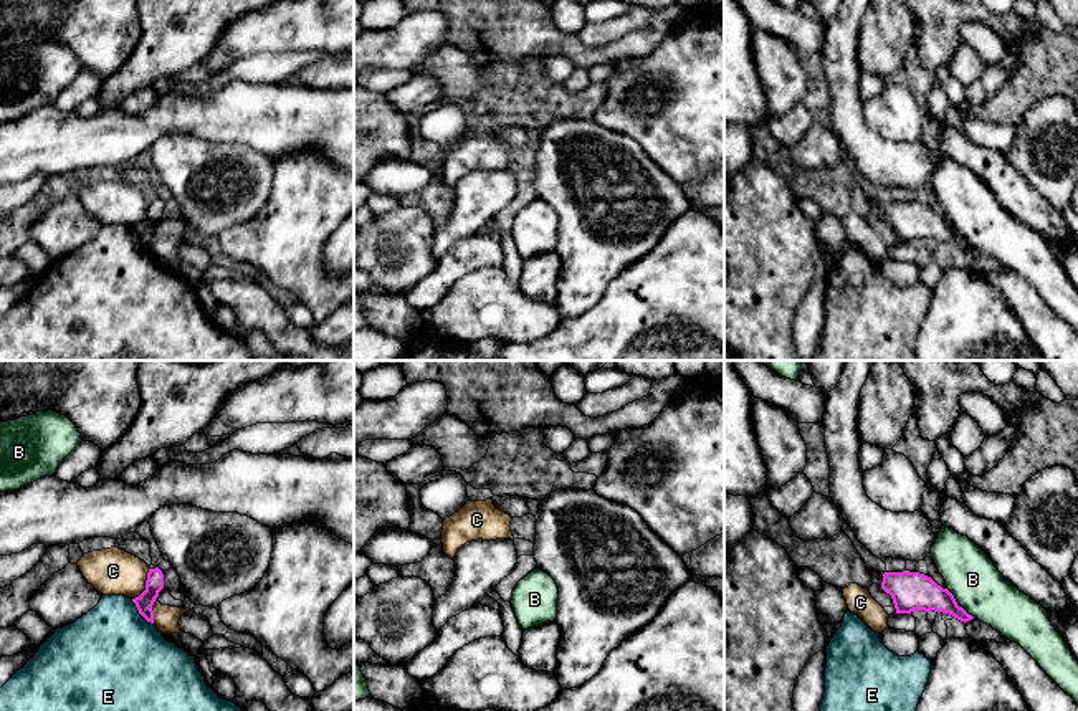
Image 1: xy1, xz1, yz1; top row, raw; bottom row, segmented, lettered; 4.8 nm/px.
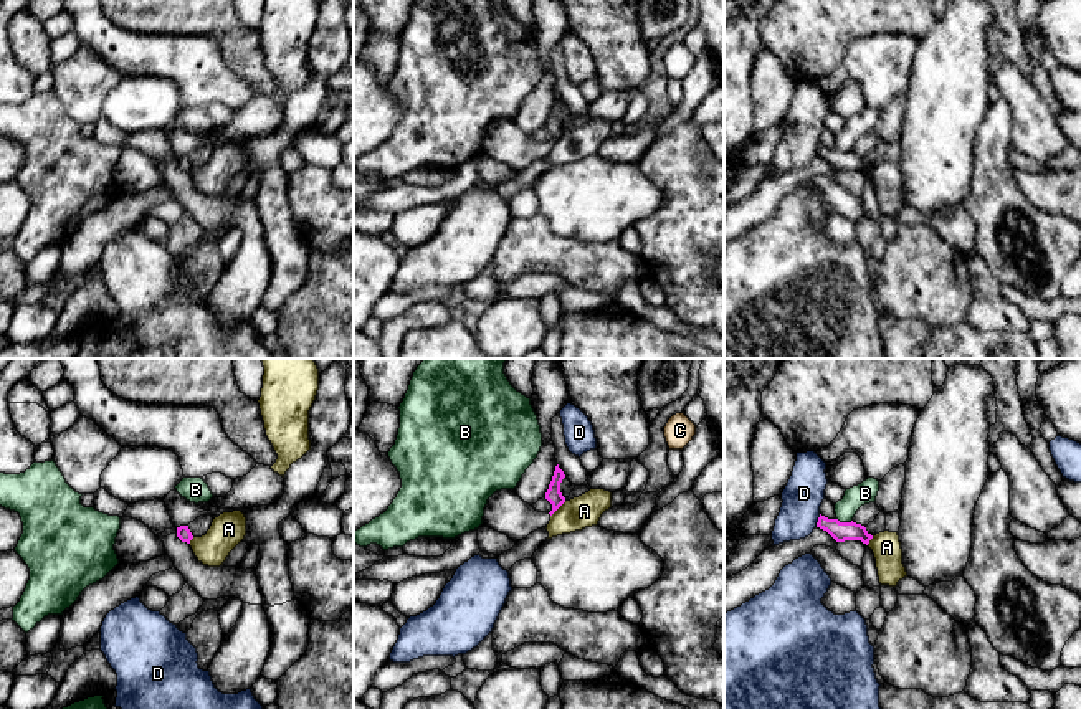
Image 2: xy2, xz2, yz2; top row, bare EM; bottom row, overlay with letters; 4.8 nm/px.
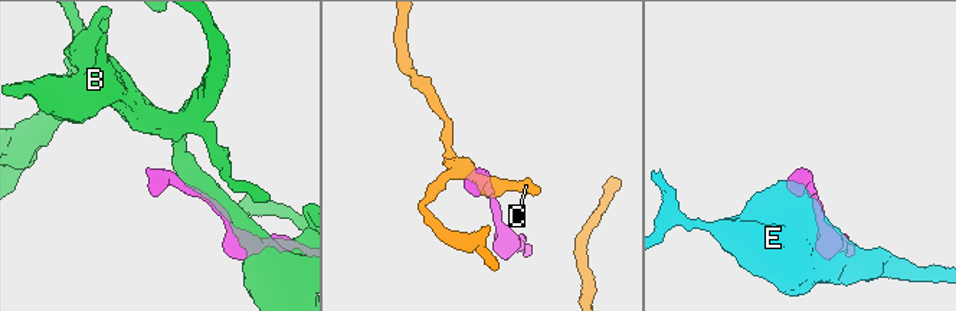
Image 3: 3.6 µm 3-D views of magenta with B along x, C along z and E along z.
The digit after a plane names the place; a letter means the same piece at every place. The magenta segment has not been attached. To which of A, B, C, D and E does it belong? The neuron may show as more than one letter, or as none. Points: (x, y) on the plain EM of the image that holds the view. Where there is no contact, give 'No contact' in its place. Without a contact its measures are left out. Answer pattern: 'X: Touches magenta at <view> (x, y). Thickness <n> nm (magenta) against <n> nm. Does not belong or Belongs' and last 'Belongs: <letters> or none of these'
A: Touches magenta at xz2 (557, 137). Thickness 80 nm (magenta) against 160 nm. Does not belong
B: Touches magenta at yz2 (845, 152). Thickness 100 nm (magenta) against 110 nm. Does not belong
C: Touches magenta at xy1 (146, 215). Thickness 90 nm (magenta) against 220 nm. Does not belong
D: Touches magenta at yz2 (819, 151). Thickness 100 nm (magenta) against 190 nm. Does not belong
E: Touches magenta at xy1 (139, 242). Thickness 90 nm (magenta) against 480 nm. Does not belong
Belongs: none of these

